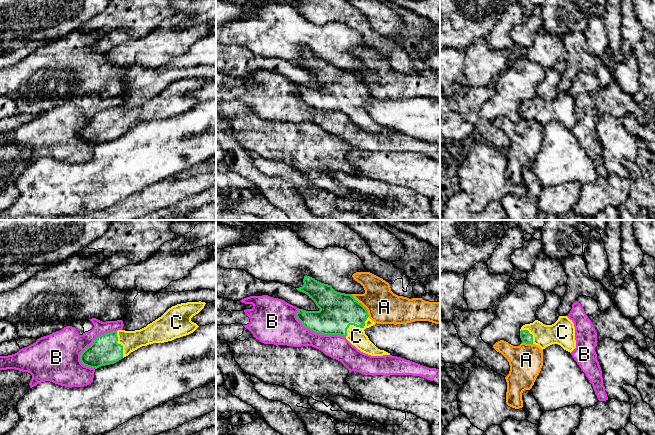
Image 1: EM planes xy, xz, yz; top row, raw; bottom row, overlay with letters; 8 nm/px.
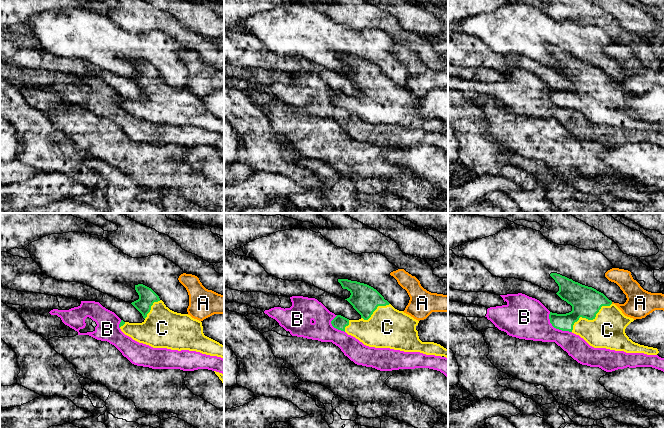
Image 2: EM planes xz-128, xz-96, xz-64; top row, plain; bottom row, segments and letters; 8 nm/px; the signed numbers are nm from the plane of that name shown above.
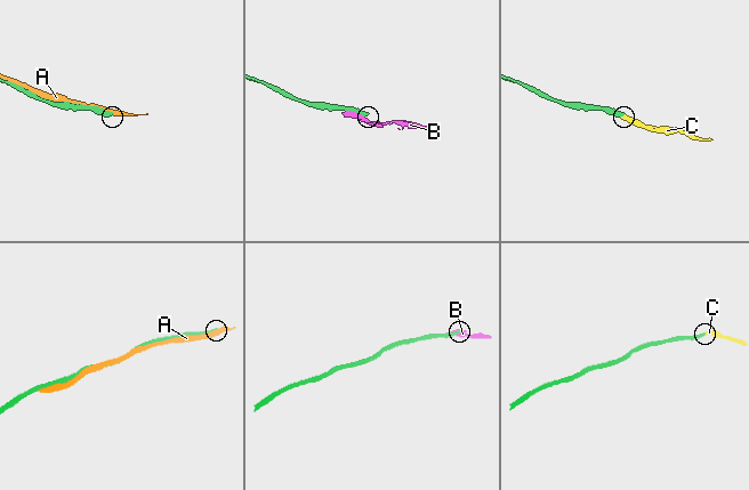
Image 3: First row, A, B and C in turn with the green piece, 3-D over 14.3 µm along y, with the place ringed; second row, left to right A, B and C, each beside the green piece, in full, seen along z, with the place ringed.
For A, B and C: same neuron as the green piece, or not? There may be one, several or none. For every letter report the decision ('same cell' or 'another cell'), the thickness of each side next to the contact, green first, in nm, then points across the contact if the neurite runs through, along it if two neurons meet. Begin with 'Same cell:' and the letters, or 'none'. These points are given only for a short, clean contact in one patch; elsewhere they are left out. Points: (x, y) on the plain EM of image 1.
Same cell: C
A: another cell; calibres 300 and 280 nm
B: another cell; calibres 240 and 280 nm
C: same cell; calibres 300 and 150 nm

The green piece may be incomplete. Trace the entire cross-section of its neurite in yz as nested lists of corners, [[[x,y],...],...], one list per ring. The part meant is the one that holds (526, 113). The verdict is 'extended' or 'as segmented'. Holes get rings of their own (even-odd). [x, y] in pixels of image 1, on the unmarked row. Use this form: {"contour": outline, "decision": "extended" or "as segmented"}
{"contour": [[[559,92],[552,101],[538,96],[525,100],[520,105],[520,114],[522,119],[535,120],[542,126],[552,120],[558,120],[570,129],[576,124],[574,99],[567,92]]], "decision": "extended"}

